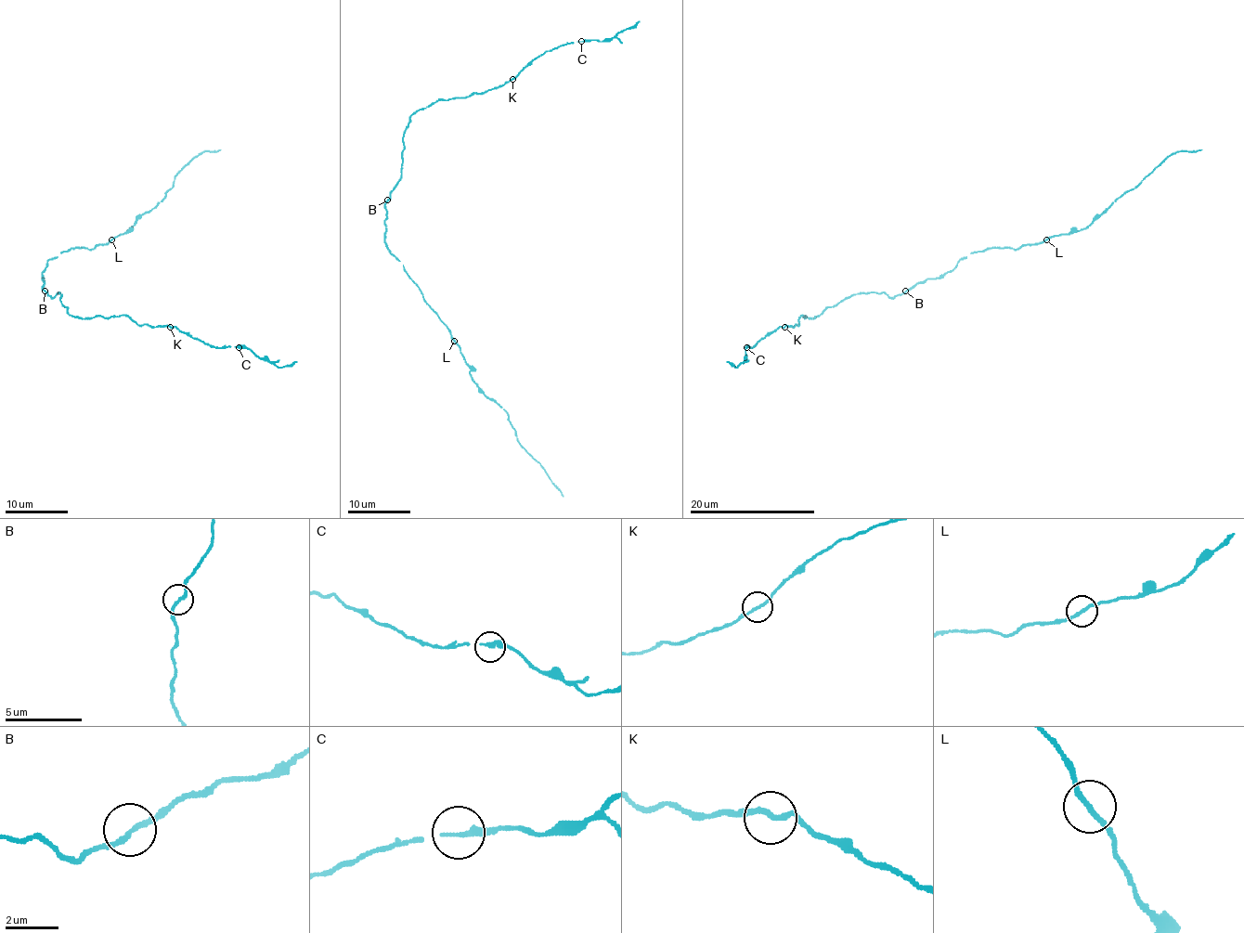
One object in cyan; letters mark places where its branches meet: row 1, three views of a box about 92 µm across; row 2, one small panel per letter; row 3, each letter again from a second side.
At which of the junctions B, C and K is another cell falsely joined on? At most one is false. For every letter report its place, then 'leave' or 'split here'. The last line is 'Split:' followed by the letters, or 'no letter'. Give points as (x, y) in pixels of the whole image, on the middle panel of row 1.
B: (387, 200) | leave
C: (581, 41) | leave
K: (512, 79) | leave
Split: no letter

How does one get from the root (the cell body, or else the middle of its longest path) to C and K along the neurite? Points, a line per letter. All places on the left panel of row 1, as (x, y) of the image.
C: (43, 285), (50, 297), (60, 292), (75, 317), (124, 315), (138, 324), (177, 327), (215, 347), (239, 347)
K: (43, 285), (50, 297), (60, 292), (66, 312), (75, 317), (124, 315), (138, 324), (170, 327)

